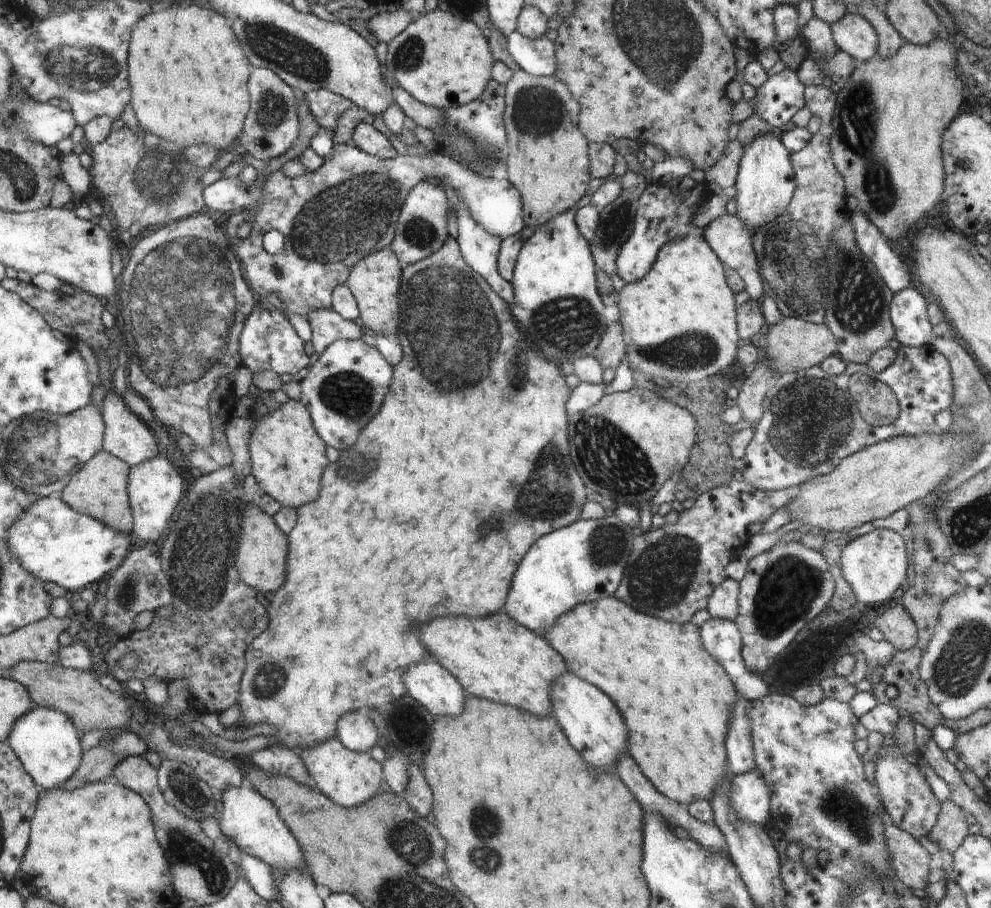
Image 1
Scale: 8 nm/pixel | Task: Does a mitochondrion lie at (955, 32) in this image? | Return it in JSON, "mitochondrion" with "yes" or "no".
{"mitochondrion":"no"}

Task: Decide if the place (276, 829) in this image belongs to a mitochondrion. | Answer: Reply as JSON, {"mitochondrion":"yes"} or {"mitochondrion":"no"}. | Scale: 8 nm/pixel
{"mitochondrion":"no"}

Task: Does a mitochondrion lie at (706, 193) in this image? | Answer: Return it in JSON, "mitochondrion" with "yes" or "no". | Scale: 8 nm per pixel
{"mitochondrion":"no"}

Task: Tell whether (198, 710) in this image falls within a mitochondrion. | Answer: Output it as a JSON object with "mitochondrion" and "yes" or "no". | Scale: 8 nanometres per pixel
{"mitochondrion":"no"}

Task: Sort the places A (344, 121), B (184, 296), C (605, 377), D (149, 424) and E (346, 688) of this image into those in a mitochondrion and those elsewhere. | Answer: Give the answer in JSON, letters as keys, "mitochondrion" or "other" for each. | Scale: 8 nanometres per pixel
{"A":"other","B":"mitochondrion","C":"other","D":"other","E":"other"}

